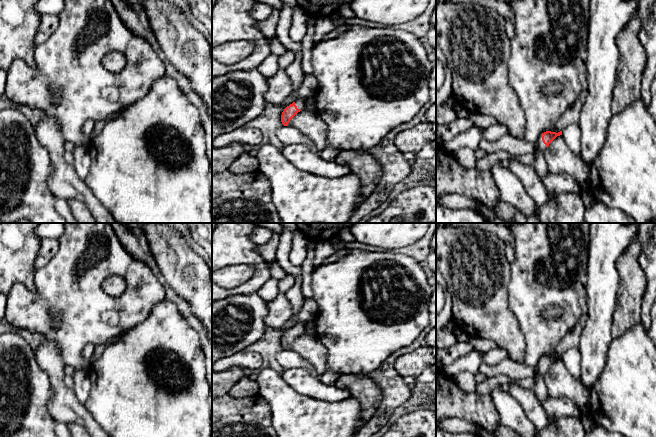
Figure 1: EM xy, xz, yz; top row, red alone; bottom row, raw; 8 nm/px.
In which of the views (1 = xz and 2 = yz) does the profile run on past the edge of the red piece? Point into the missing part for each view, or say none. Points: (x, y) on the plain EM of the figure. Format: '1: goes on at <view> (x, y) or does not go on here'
1: goes on at xz (300, 327)
2: goes on at yz (540, 390)

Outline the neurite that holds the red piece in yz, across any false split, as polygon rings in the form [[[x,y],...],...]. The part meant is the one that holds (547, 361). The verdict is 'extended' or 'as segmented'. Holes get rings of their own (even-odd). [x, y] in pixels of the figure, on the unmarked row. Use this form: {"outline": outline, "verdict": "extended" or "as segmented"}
{"outline": [[[546,355],[541,358],[540,362],[536,366],[537,372],[533,375],[535,383],[531,390],[534,392],[540,403],[544,403],[549,398],[548,390],[544,381],[544,374],[557,360],[560,359],[562,359],[562,355],[558,357]]], "verdict": "extended"}

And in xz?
{"outline": [[[307,322],[296,323],[292,328],[287,330],[281,339],[281,346],[284,350],[288,350],[290,344],[301,334],[304,334],[304,330]]], "verdict": "extended"}

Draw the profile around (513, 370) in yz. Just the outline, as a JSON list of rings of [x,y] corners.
[[[509,358],[504,359],[499,364],[493,366],[483,362],[479,366],[478,372],[486,377],[505,375],[511,380],[519,381],[526,377],[533,376],[537,372],[537,369],[536,367],[530,367]]]

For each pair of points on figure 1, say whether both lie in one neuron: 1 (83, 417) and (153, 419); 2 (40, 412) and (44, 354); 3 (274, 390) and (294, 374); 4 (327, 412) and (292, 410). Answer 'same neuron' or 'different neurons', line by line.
1: different neurons
2: different neurons
3: different neurons
4: same neuron

